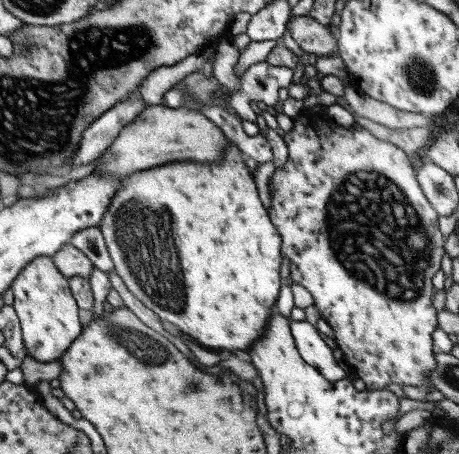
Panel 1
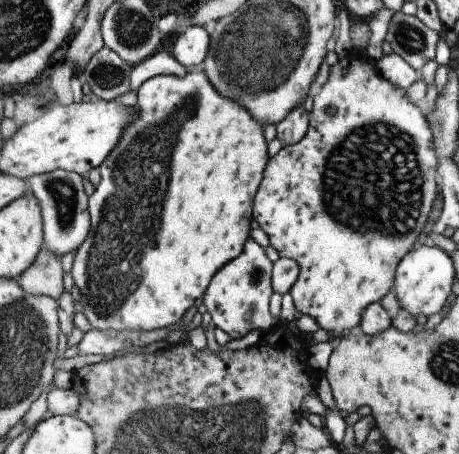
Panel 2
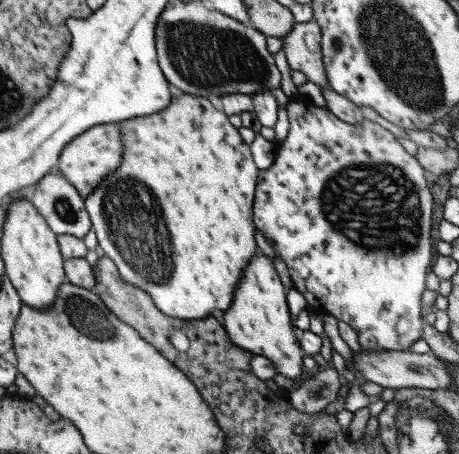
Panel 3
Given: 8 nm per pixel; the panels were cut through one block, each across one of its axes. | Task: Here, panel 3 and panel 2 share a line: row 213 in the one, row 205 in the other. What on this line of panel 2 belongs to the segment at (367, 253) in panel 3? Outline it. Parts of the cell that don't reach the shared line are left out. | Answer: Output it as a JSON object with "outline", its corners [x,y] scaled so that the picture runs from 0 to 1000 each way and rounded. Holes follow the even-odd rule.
{"outline":[[[760,119],[756,128],[747,128],[743,137],[725,141],[717,150],[717,172],[704,185],[699,203],[682,211],[682,238],[673,247],[673,282],[669,295],[638,322],[621,322],[612,326],[595,348],[582,352],[577,370],[573,370],[573,392],[569,405],[556,423],[551,436],[551,485],[564,493],[564,507],[573,507],[582,515],[586,542],[608,559],[608,568],[630,568],[643,573],[651,586],[651,608],[643,617],[643,626],[630,639],[630,652],[638,656],[638,674],[643,683],[651,683],[660,696],[678,696],[695,727],[708,727],[717,736],[712,753],[734,753],[743,744],[752,744],[756,736],[773,731],[786,696],[795,687],[795,678],[804,670],[826,665],[847,634],[861,626],[861,595],[869,586],[869,577],[878,573],[878,564],[887,555],[895,555],[908,520],[917,515],[930,471],[939,463],[939,445],[948,441],[948,427],[956,423],[952,414],[952,344],[943,330],[943,300],[939,300],[939,282],[930,278],[930,260],[926,251],[913,247],[913,238],[904,229],[891,229],[878,211],[878,194],[865,194],[856,185],[847,185],[813,145],[808,132],[800,128],[778,128],[773,119]],[[717,238],[730,238],[730,251],[712,251]],[[821,357],[821,366],[817,366]]]}

